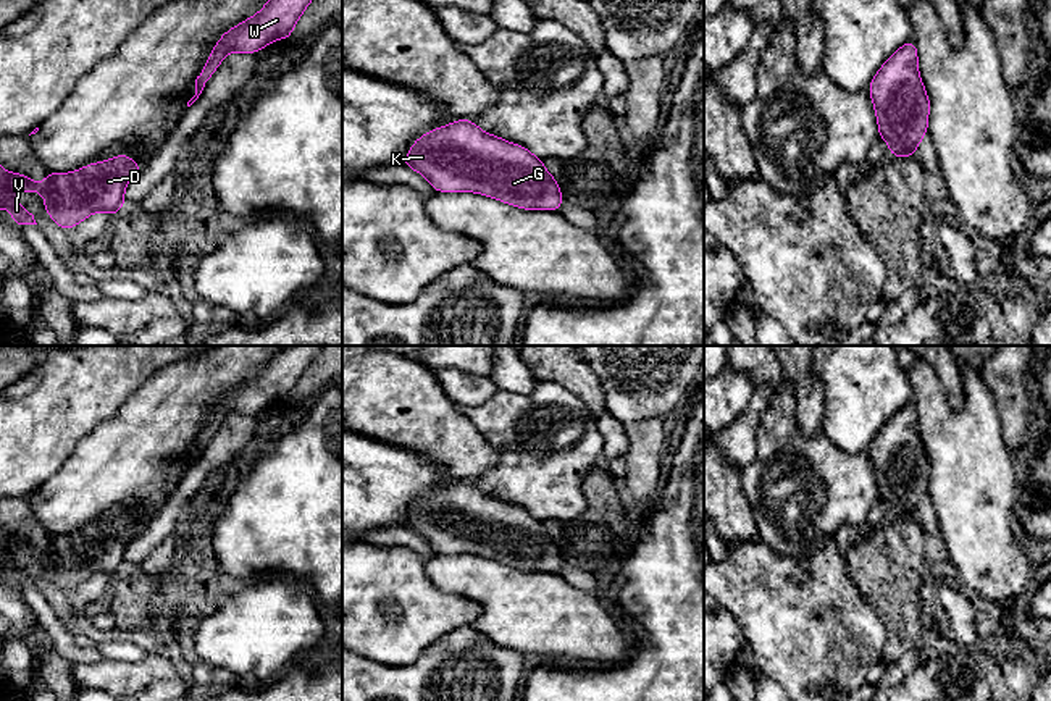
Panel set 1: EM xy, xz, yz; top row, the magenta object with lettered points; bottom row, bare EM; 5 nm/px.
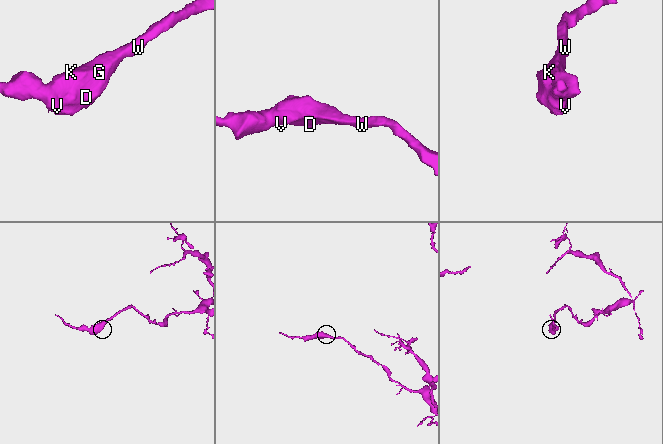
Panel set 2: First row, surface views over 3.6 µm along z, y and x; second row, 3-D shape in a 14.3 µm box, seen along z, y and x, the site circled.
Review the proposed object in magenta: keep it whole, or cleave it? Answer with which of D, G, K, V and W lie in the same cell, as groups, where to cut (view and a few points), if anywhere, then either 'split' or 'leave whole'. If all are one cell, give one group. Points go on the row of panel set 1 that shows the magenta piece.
D G K V W | no cut | leave whole

